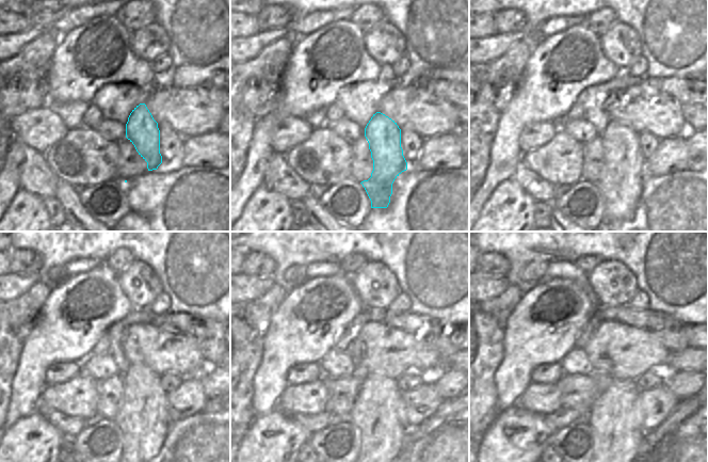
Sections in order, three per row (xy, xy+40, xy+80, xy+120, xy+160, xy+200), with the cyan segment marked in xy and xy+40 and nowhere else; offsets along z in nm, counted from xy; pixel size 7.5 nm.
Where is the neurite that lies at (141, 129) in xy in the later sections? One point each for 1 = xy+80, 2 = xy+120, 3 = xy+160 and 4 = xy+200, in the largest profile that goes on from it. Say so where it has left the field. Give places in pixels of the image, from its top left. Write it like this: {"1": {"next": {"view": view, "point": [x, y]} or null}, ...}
{"1": {"next": {"view": "xy+80", "point": [620, 182]}}, "2": {"next": {"view": "xy+120", "point": [143, 416]}}, "3": {"next": {"view": "xy+160", "point": [376, 412]}}, "4": {"next": {"view": "xy+200", "point": [614, 415]}}}

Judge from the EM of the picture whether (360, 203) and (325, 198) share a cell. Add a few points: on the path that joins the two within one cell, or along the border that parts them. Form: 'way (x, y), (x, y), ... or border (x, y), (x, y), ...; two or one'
way (352, 203), (334, 198); one

